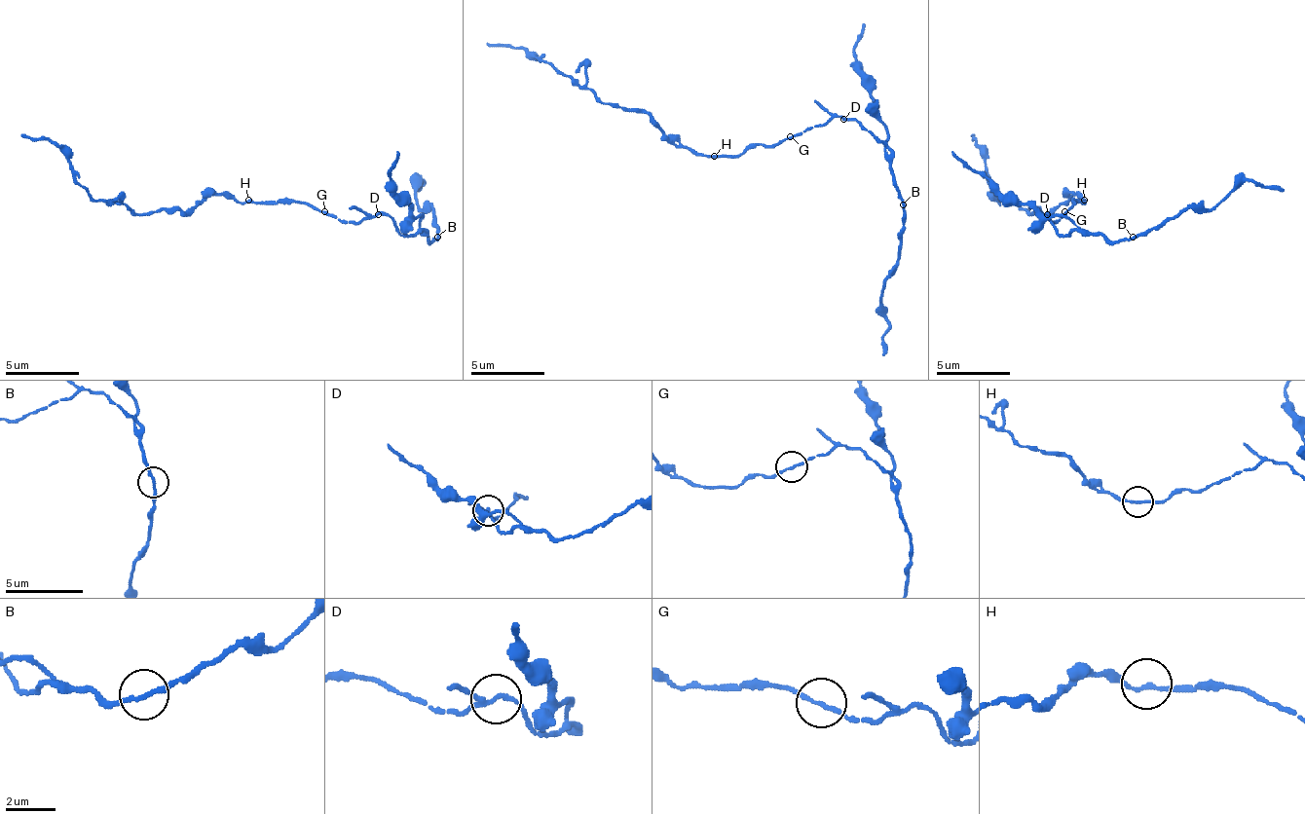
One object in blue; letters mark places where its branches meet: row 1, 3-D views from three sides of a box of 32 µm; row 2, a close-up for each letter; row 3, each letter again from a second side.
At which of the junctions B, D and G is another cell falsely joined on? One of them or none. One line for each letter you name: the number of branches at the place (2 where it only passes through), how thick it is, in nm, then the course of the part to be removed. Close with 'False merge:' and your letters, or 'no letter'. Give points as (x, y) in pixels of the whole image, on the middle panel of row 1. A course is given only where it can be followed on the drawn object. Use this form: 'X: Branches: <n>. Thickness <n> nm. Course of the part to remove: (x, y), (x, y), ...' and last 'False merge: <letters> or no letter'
G: Branches: 2. Thickness 160 nm. Course of the part to remove: (791, 137), (776, 145), (702, 156), (673, 141), (643, 112), (602, 104), (554, 67), (513, 45), (488, 41)
False merge: G

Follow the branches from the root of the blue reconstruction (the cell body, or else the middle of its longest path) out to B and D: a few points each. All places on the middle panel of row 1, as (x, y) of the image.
B: (784, 137), (825, 127), (836, 115), (854, 119), (884, 145), (884, 160), (903, 204)
D: (784, 137), (802, 133), (813, 127), (825, 127), (836, 115), (843, 119)

